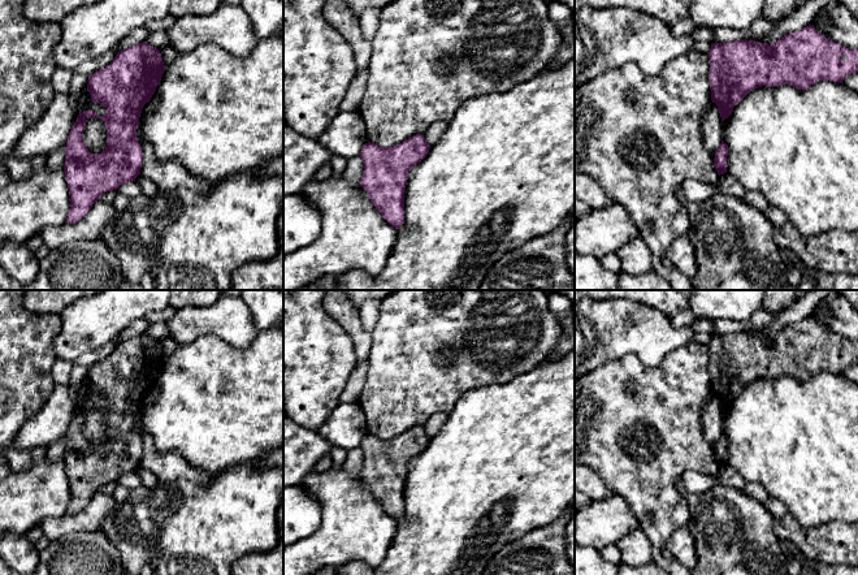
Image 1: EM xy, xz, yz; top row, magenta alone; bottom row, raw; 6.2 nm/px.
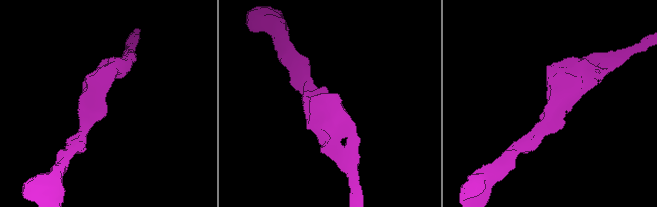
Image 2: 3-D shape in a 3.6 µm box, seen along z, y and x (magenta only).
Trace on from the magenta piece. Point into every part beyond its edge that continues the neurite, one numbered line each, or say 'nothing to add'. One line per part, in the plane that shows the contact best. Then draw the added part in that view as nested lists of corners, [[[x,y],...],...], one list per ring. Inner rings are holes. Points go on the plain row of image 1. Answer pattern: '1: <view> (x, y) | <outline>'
nothing to add

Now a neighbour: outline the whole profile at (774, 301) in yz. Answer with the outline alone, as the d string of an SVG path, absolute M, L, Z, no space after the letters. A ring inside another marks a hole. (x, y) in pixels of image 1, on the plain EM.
M763 290L763 310L780 312L797 302L797 298L810 290Z

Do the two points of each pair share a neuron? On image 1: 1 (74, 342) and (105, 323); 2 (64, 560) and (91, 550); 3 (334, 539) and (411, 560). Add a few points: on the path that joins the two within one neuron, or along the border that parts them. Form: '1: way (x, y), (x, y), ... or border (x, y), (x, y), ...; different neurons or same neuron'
1: way (82, 334), (94, 323), (98, 323); same neuron
2: way (70, 560), (82, 560), (85, 557); same neuron
3: border (397, 524), (397, 532), (382, 561); different neurons

